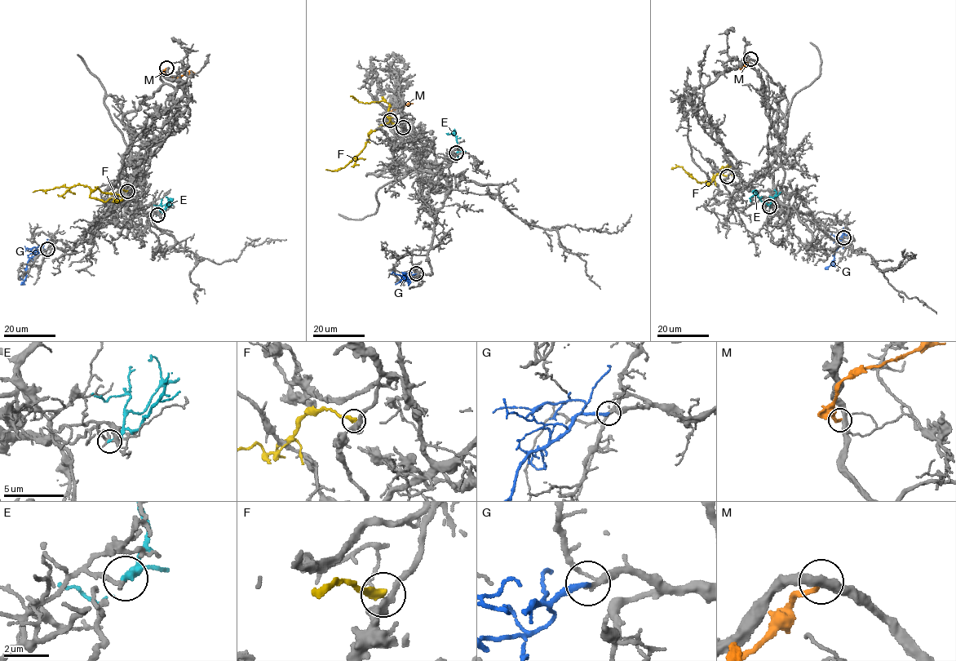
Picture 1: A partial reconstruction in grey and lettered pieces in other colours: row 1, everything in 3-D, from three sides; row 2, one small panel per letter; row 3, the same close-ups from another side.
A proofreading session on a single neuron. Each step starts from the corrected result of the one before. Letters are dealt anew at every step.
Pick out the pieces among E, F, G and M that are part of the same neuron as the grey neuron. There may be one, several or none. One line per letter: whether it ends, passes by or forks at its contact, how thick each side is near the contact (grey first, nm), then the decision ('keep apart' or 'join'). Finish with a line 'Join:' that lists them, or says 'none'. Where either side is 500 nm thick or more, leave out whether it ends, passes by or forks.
E: it ends; calibres 220 and 260 nm; keep apart
F: it ends; calibres 360 and 400 nm; keep apart
G: it ends; calibres 240 and 220 nm; join
M: it ends; calibres 440 and 240 nm; keep apart
Join: G

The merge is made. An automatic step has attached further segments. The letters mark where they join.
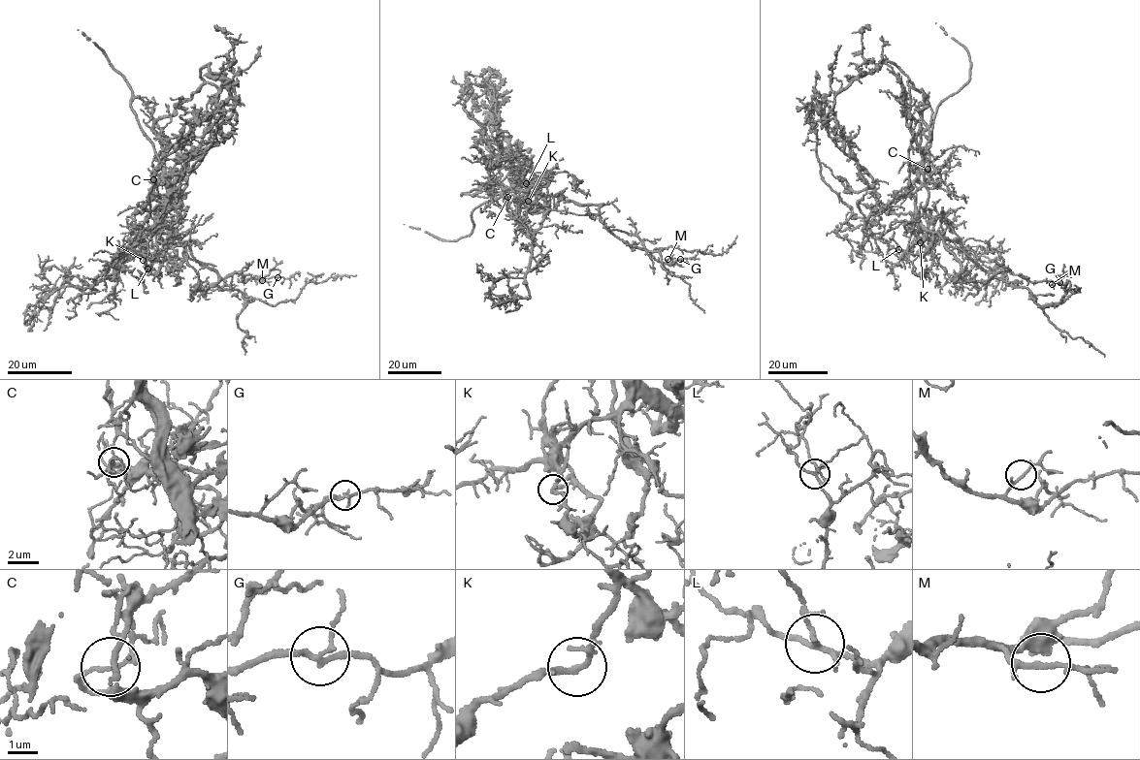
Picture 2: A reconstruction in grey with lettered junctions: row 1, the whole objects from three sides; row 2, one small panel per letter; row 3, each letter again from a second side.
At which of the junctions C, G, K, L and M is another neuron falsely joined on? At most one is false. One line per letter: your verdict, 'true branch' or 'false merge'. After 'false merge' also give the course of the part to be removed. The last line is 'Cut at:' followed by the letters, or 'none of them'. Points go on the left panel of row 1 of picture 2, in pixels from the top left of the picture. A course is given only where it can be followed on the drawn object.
C: true branch
G: true branch
K: true branch
L: true branch
M: true branch
Cut at: none of them

